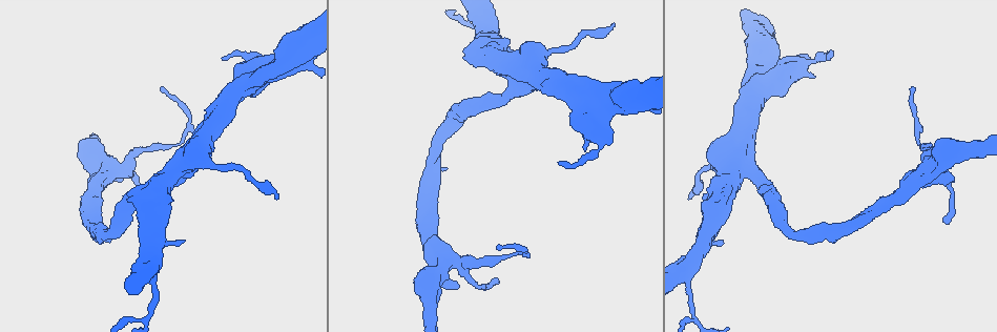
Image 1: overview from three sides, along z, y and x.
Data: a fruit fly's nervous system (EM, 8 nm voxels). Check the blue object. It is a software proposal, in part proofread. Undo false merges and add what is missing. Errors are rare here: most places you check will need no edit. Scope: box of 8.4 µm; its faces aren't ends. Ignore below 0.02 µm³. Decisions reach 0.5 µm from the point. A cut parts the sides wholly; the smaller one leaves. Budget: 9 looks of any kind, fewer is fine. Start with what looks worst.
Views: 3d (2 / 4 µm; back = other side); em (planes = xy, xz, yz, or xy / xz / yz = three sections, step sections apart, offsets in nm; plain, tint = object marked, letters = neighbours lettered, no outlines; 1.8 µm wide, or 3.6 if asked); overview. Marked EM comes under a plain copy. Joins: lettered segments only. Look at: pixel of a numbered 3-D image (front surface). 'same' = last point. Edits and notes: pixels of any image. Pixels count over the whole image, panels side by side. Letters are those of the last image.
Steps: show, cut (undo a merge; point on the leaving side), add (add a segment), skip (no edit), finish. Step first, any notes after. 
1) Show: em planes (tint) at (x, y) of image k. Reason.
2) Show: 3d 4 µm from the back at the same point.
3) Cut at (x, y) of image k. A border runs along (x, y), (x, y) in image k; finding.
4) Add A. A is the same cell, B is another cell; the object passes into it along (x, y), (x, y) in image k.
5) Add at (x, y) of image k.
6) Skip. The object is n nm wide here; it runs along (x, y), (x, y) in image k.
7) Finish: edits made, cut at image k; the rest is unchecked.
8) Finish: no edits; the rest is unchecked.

Show: em planes (letters) at (559, 164) of image 1. An open end.

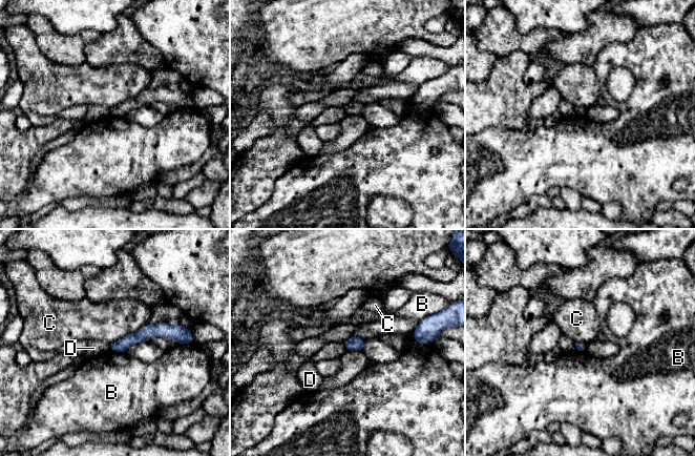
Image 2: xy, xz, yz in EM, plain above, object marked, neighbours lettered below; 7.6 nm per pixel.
Skip. The object is 80 nm wide here; B, C and D are other cells; a border runs along (342, 343), (346, 350) in image 2; none of them fits.

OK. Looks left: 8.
Show: em yz step 8 (letters) at (911, 86) of image 1. Free end.

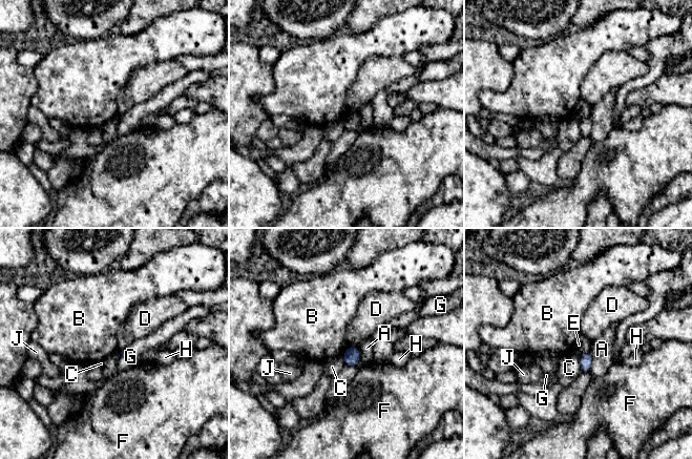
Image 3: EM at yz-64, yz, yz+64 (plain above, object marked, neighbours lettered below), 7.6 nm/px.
Show: em planes (letters) at the same point.

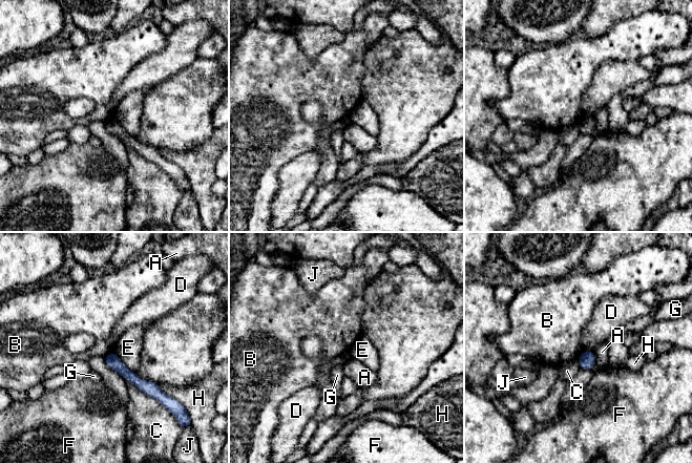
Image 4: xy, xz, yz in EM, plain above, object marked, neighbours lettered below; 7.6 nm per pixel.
Skip. A, B, C, D, E, F, G, H and J are other cells; a border runs along (112, 351), (104, 357) in image 4; none of them fits.

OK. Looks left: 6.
Show: 3d 2 µm at (925, 173) of image 1. Four arms meet.

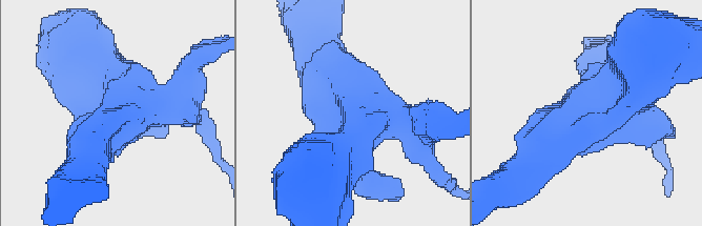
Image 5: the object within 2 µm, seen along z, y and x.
Show: em planes (tint) at (365, 110) of image 5.

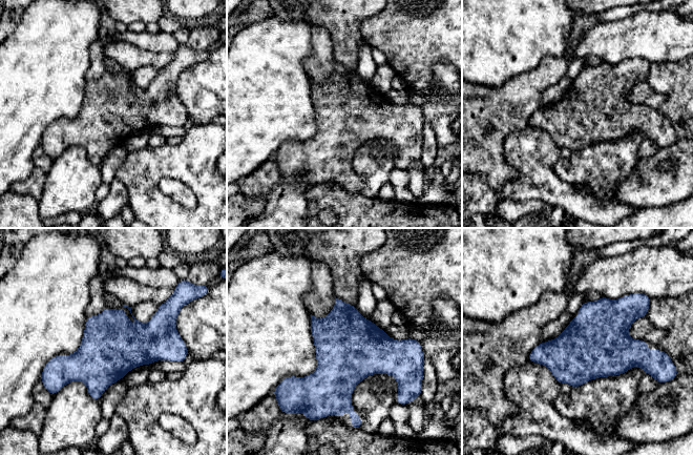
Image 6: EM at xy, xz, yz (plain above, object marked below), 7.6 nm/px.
Show: em planes (letters) at the same point. What lies round it.

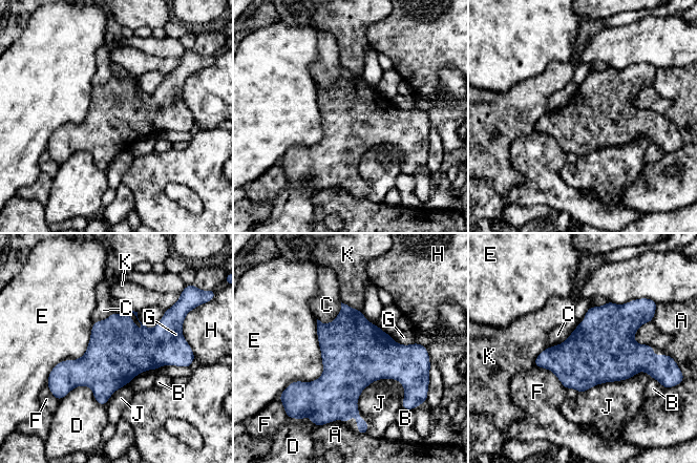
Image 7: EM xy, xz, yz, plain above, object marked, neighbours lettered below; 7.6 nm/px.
Skip. A, B, C, D, E, F, G, H, J and K are other cells; a border runs along (341, 302), (330, 322), (317, 319) in image 7; continuous, no second neuron.

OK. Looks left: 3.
Show: em 3.6 µm xz step 8 (letters) at (613, 24) of image 1. Free end.

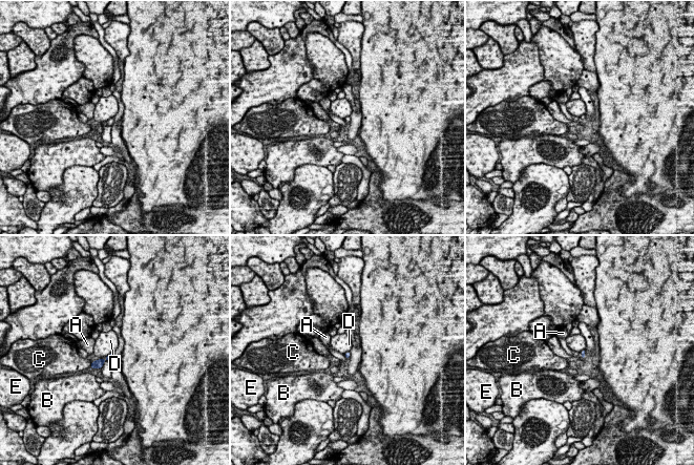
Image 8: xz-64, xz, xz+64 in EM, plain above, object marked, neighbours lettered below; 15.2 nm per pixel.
Show: em 3.6 µm yz step 16 (letters) at the same point.

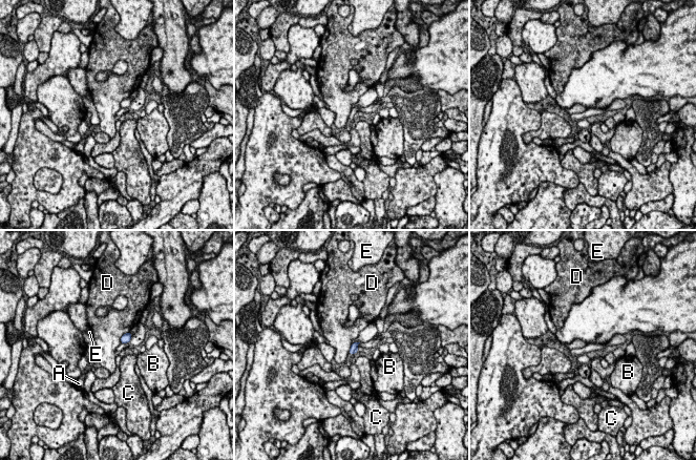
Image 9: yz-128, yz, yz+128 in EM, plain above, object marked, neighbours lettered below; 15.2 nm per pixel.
Skip. The object is 130 nm wide here; the longest contact is with D, 240 nm; A, B, C, D and E are other cells; no lettered segment goes on from it.

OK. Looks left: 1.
Finish: no edits; the rest is unchecked.

